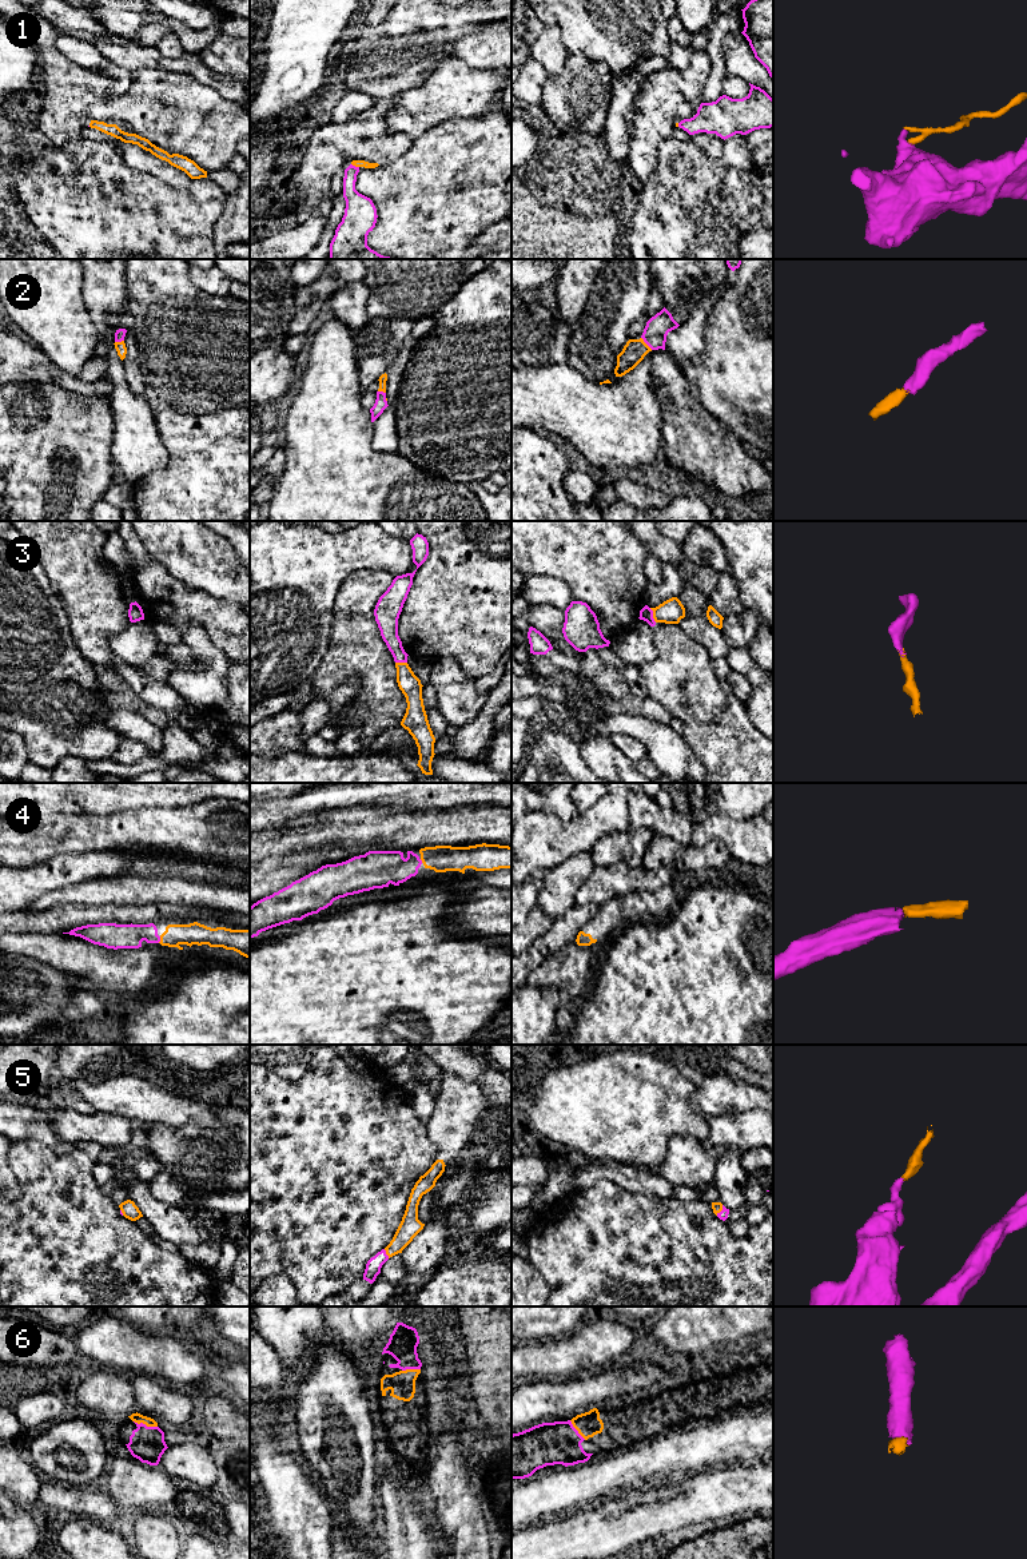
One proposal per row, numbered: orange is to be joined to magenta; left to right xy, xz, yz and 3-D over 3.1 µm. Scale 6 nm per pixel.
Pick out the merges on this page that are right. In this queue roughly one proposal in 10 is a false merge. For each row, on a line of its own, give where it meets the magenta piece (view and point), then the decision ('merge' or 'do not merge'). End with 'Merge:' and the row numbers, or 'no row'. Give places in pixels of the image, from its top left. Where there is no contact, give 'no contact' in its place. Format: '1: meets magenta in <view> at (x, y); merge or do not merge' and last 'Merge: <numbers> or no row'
1: meets magenta in xz at (354, 166); merge
2: meets magenta in yz at (647, 343); merge
3: meets magenta in yz at (652, 615); merge
4: meets magenta in xy at (159, 939); merge
5: meets magenta in yz at (721, 1210); merge
6: meets magenta in xy at (144, 1424); merge
Merge: 1, 2, 3, 4, 5, 6

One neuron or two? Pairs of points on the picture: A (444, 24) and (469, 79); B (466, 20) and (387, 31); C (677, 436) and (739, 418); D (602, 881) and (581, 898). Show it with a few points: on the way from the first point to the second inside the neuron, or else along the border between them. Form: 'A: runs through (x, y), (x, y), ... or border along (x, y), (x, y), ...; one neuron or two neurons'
A: border along (453, 55), (442, 59), (428, 74); two neurons
B: runs through (446, 20), (407, 20); one neuron
C: border along (700, 401), (709, 413), (741, 440); two neurons
D: runs through (597, 886), (586, 894); one neuron

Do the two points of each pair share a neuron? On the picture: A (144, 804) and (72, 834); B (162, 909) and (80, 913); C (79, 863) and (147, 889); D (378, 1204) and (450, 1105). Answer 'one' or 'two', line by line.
A: two
B: one
C: two
D: two

